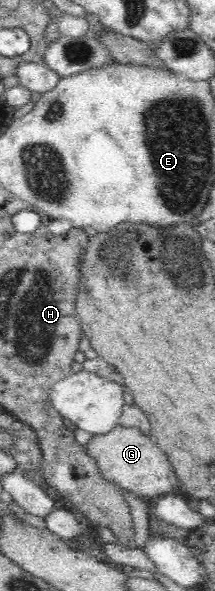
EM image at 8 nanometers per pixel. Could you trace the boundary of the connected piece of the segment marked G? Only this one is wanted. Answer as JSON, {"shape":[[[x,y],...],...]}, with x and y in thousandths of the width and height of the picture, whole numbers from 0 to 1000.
{"shape":[[[540,719],[493,734],[437,736],[395,753],[400,763],[447,777],[484,807],[558,821],[586,832],[712,843],[823,834],[833,809],[786,772],[702,741],[702,736],[609,721]]]}

